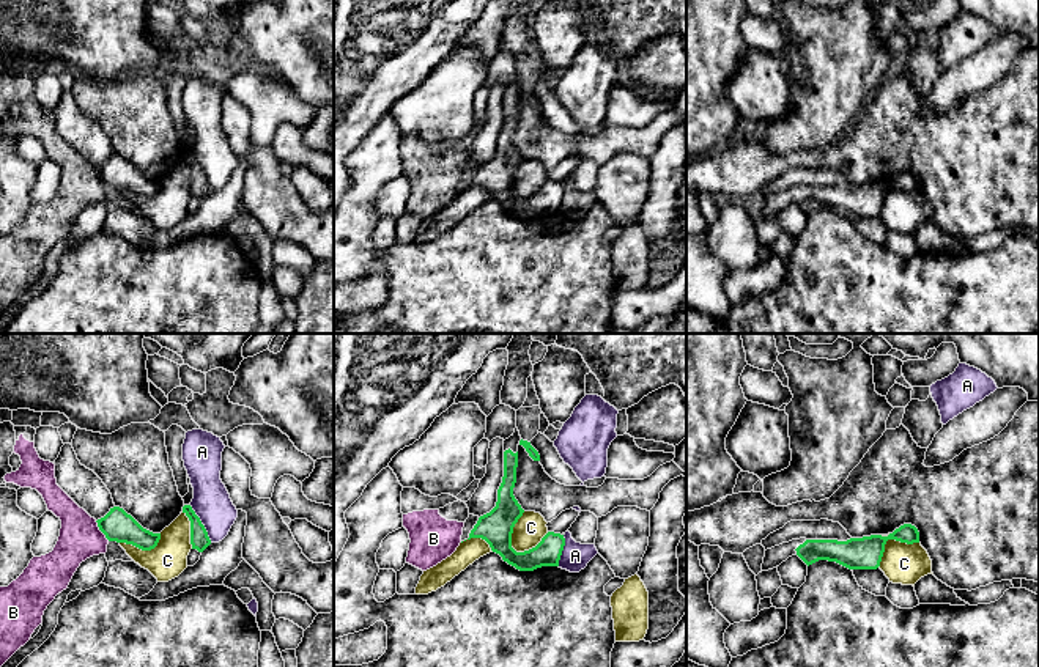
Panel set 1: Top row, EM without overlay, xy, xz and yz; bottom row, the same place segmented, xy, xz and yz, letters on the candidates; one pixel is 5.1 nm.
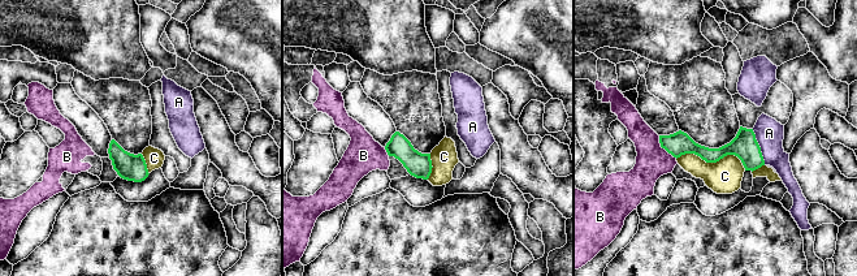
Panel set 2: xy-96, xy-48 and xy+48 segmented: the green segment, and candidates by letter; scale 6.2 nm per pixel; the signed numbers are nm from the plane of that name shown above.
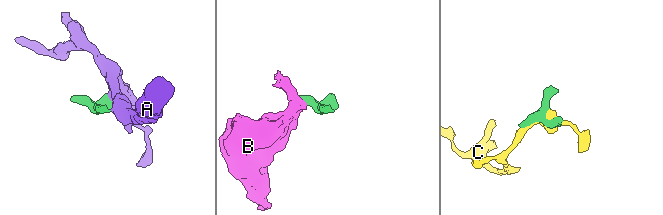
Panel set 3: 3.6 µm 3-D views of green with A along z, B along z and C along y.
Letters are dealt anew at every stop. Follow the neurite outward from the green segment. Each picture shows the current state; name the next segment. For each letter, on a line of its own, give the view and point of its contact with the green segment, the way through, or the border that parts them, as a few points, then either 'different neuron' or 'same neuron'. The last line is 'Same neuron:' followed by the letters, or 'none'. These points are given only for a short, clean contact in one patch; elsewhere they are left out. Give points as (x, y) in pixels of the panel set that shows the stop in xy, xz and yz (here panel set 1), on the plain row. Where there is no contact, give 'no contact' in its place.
A: contact xy (202, 172); border xy (189, 153), (211, 189); different neuron
B: contact xy (99, 176); border xy (95, 169), (109, 187); different neuron
C: contact xz (529, 197); different neuron
Same neuron: none

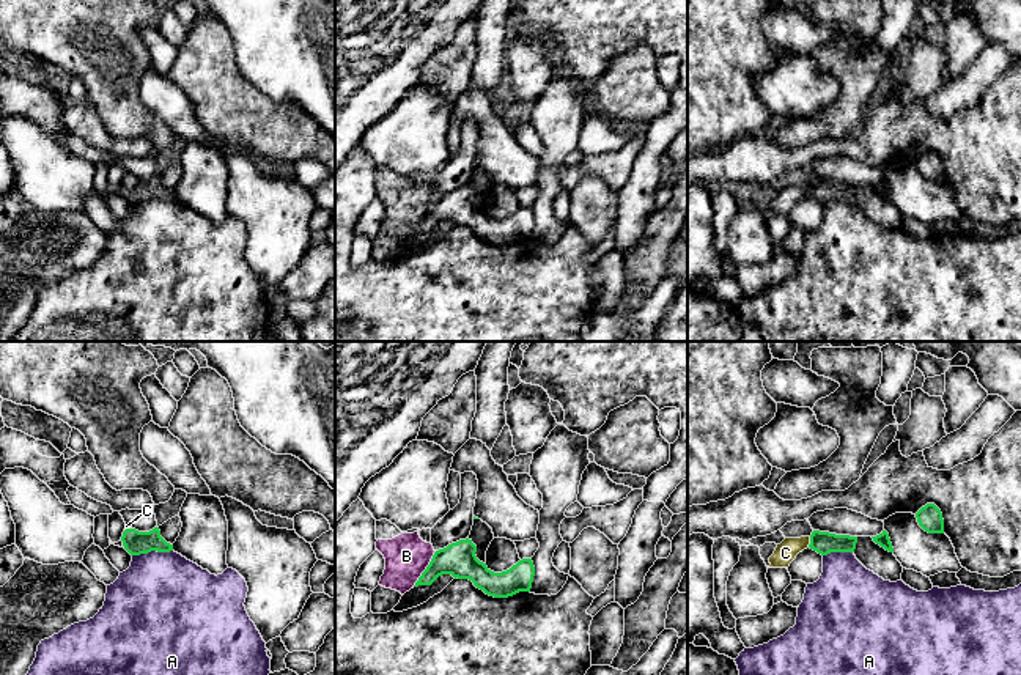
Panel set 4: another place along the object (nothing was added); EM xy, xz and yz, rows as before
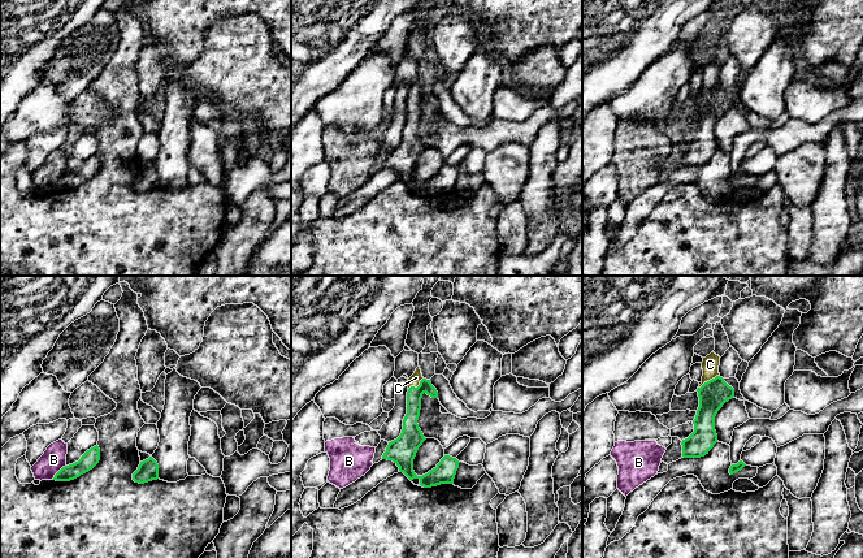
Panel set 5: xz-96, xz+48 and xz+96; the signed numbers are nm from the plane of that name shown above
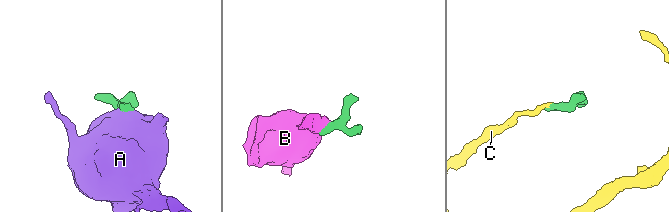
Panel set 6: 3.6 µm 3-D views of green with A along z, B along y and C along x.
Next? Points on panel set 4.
A: contact xy (151, 197); border xy (172, 197), (132, 203); different neuron
B: contact xz (427, 216); border xz (436, 199), (412, 233); different neuron
C: contact yz (810, 189); way yz (825, 191), (810, 189), (795, 192), (785, 200); same neuron
Same neuron: C

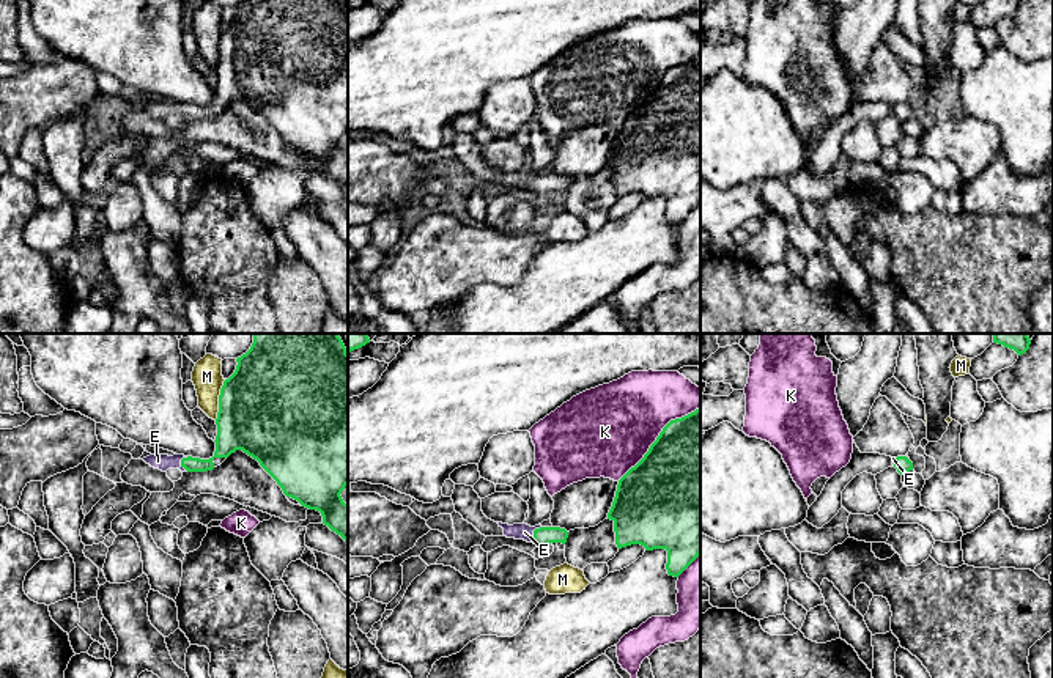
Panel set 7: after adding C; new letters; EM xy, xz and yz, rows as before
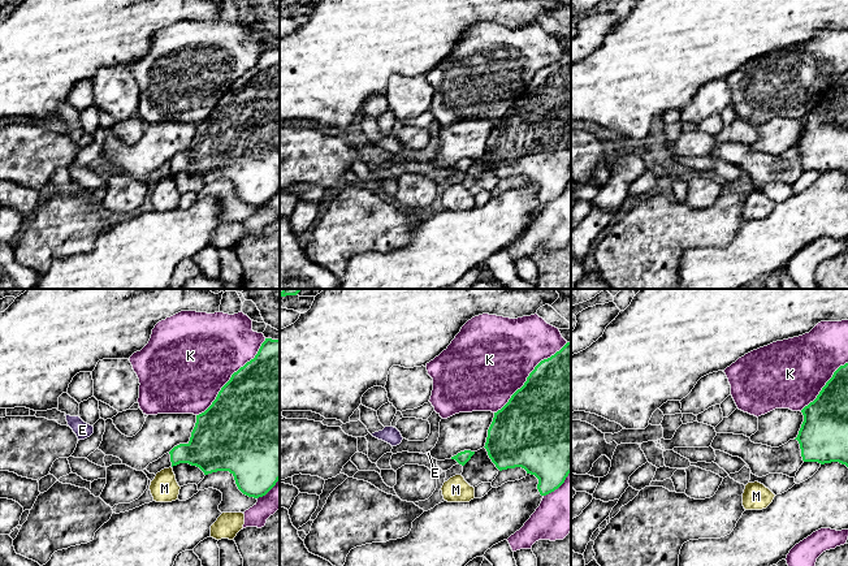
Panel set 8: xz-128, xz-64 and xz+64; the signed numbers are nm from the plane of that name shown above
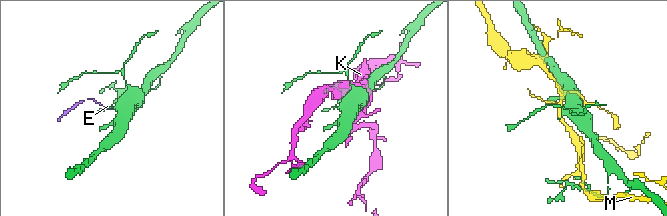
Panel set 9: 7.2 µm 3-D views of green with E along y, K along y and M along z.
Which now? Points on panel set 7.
E: contact xz (534, 181); way xz (545, 183), (534, 181), (524, 180); same neuron
K: contact xz (657, 85); different neuron
M: contact xy (219, 47); different neuron
Same neuron: E

